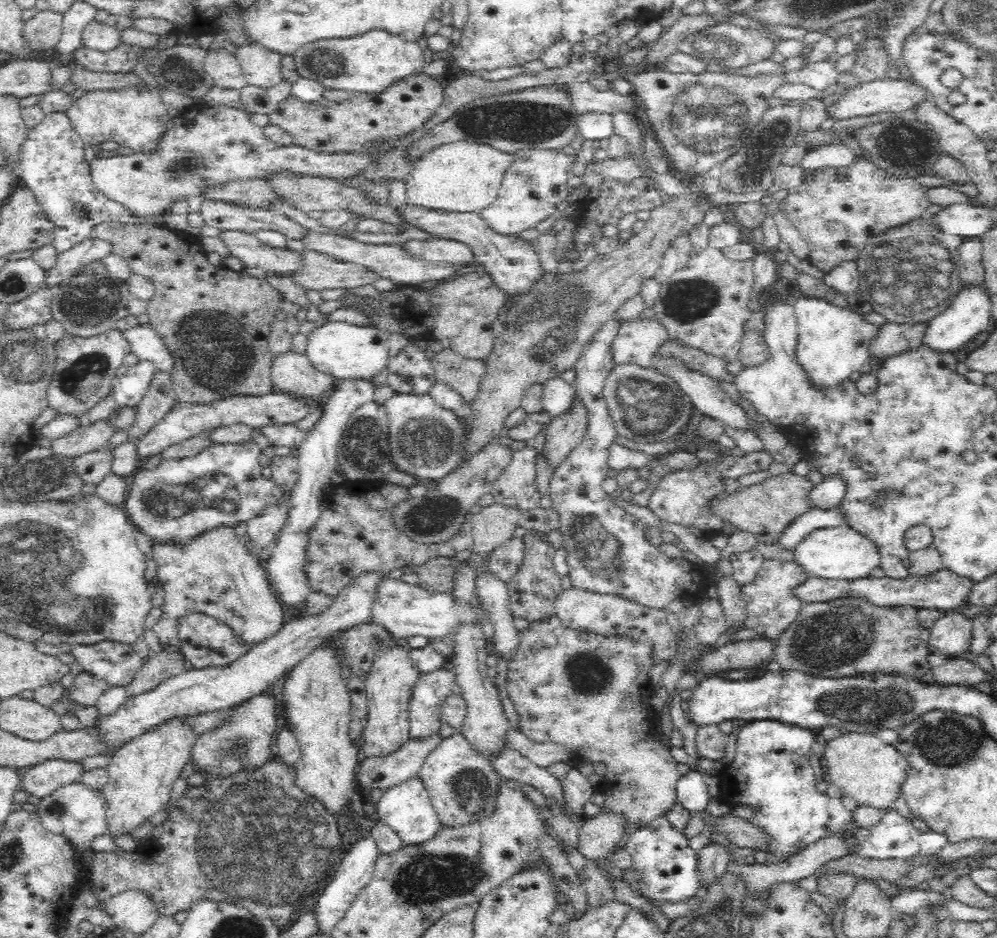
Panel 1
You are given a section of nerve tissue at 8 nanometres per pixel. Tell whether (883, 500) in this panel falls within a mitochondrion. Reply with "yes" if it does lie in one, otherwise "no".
yes

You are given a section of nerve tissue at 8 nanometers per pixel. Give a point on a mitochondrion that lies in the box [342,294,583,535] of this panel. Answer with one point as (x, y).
(424, 441)

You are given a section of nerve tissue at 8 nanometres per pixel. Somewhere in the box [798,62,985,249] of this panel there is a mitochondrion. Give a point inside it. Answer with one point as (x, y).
(891, 142)

